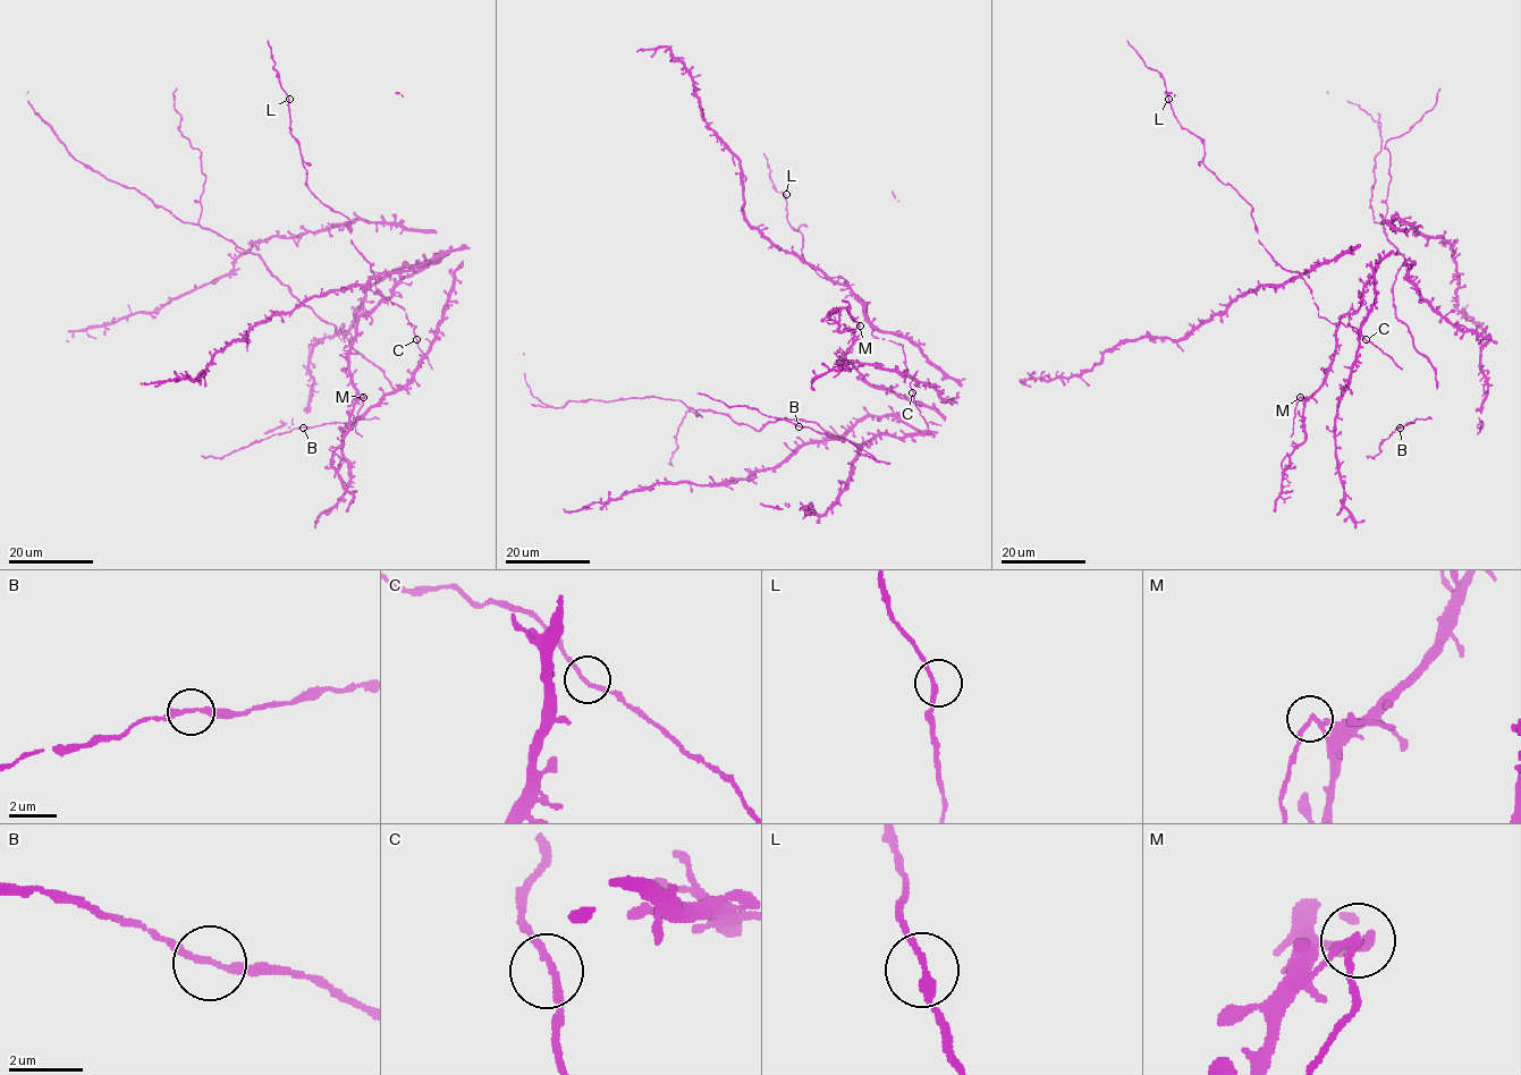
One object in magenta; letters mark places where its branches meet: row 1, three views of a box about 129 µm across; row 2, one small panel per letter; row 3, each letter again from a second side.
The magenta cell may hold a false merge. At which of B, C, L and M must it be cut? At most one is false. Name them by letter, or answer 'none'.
M

